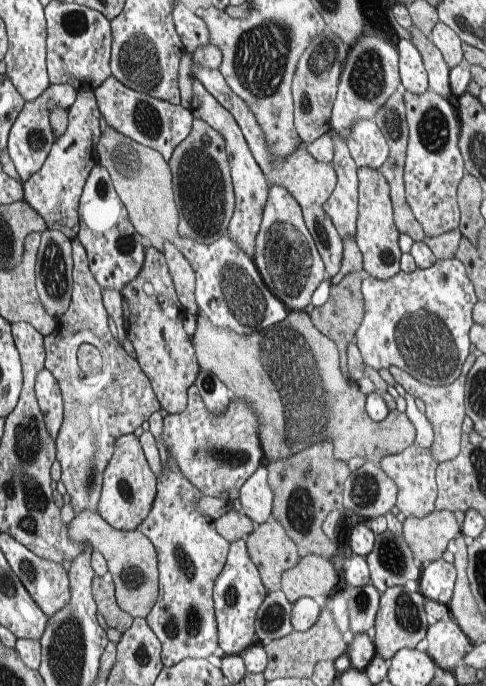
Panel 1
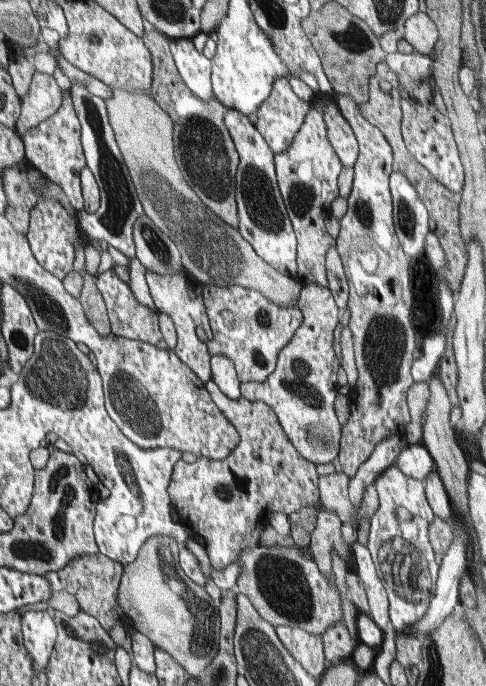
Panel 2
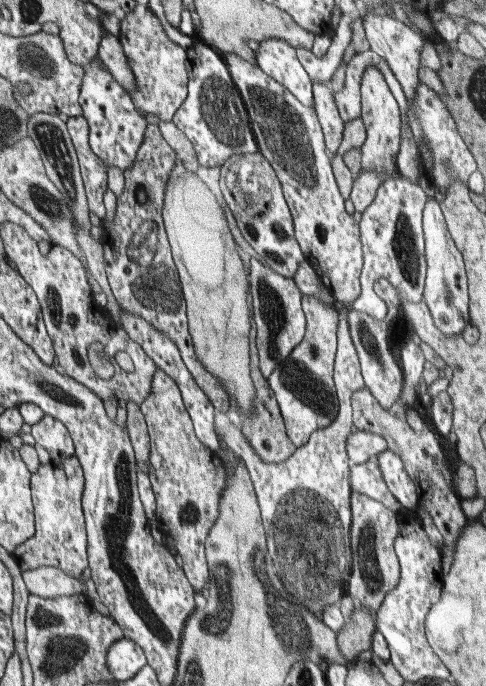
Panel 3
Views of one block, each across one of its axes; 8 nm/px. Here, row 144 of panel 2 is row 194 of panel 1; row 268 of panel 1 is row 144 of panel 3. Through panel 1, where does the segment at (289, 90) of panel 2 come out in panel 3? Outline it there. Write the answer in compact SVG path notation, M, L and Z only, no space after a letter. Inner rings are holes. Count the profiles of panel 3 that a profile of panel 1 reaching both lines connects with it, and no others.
M224 52L221 56L224 57L234 84L237 85L245 107L248 109L249 121L252 122L253 135L256 137L259 152L266 156L266 160L270 160L270 164L274 164L274 168L278 168L278 176L282 176L282 188L284 188L285 199L292 212L296 239L300 242L304 255L317 271L325 287L333 292L336 301L343 304L343 308L337 308L340 331L338 332L336 369L333 371L337 398L341 401L341 411L338 412L338 418L333 420L328 427L314 431L309 442L304 447L297 447L287 460L270 464L268 461L260 460L258 454L254 454L253 445L246 440L237 419L232 414L216 412L215 415L215 431L220 442L241 458L253 479L253 487L256 489L261 517L265 525L265 535L268 537L269 555L274 559L277 571L282 580L285 580L286 588L293 593L293 597L296 597L297 601L310 612L320 617L324 614L326 607L330 604L338 604L342 596L347 596L353 568L353 494L355 492L350 478L355 465L353 458L350 457L347 444L349 436L356 430L352 406L353 393L364 388L365 380L361 375L360 358L353 344L348 312L352 309L351 304L358 299L358 294L360 294L360 270L362 270L364 242L360 242L359 222L356 222L344 210L343 194L340 194L341 189L333 175L330 154L325 148L324 130L321 129L314 106L302 104L285 85L274 80L274 77L268 76L257 64L250 64L241 56L230 52Z

